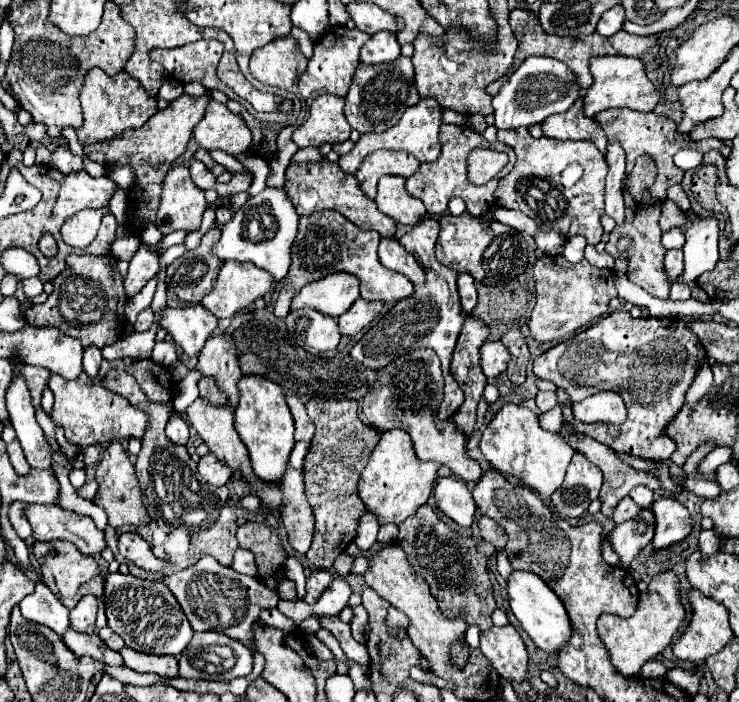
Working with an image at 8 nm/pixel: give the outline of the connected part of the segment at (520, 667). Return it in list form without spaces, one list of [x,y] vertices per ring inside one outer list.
[[[507,624],[503,628],[489,628],[481,632],[481,652],[489,658],[497,674],[507,682],[527,680],[527,650],[515,630]]]

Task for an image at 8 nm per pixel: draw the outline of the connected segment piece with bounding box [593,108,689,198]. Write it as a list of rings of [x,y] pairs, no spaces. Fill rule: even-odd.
[[[609,108],[609,110],[597,112],[597,116],[593,116],[593,120],[597,120],[599,126],[605,130],[609,143],[619,142],[621,144],[625,152],[627,176],[629,176],[629,172],[635,164],[635,158],[639,154],[649,154],[655,160],[655,166],[657,166],[655,186],[649,186],[649,192],[653,196],[667,198],[667,188],[673,184],[679,184],[683,180],[683,170],[679,170],[673,164],[673,154],[689,144],[689,136],[679,136],[679,132],[675,130],[677,128],[675,122],[671,122],[669,118],[659,116],[655,112],[641,114],[641,112],[625,110],[625,108]]]

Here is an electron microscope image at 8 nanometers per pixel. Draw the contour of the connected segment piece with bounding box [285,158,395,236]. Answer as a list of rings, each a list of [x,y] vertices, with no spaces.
[[[323,158],[321,162],[315,162],[315,164],[309,164],[309,162],[289,164],[285,170],[285,192],[289,192],[287,196],[291,198],[299,216],[309,216],[319,210],[337,210],[347,220],[351,220],[355,226],[359,226],[361,230],[375,230],[381,236],[395,234],[395,222],[391,218],[387,218],[385,214],[381,214],[377,210],[375,202],[369,200],[361,192],[355,176],[341,172],[339,164],[333,164],[327,158]]]

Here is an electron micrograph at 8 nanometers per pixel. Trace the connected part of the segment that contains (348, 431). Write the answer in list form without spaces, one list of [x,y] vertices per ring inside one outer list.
[[[313,398],[307,402],[307,412],[317,430],[303,466],[305,496],[315,516],[315,536],[305,556],[313,566],[329,570],[333,560],[347,548],[349,542],[355,540],[357,516],[365,512],[365,506],[357,496],[357,480],[361,476],[361,468],[367,464],[373,448],[379,442],[379,432],[359,420],[357,400],[353,398]]]

